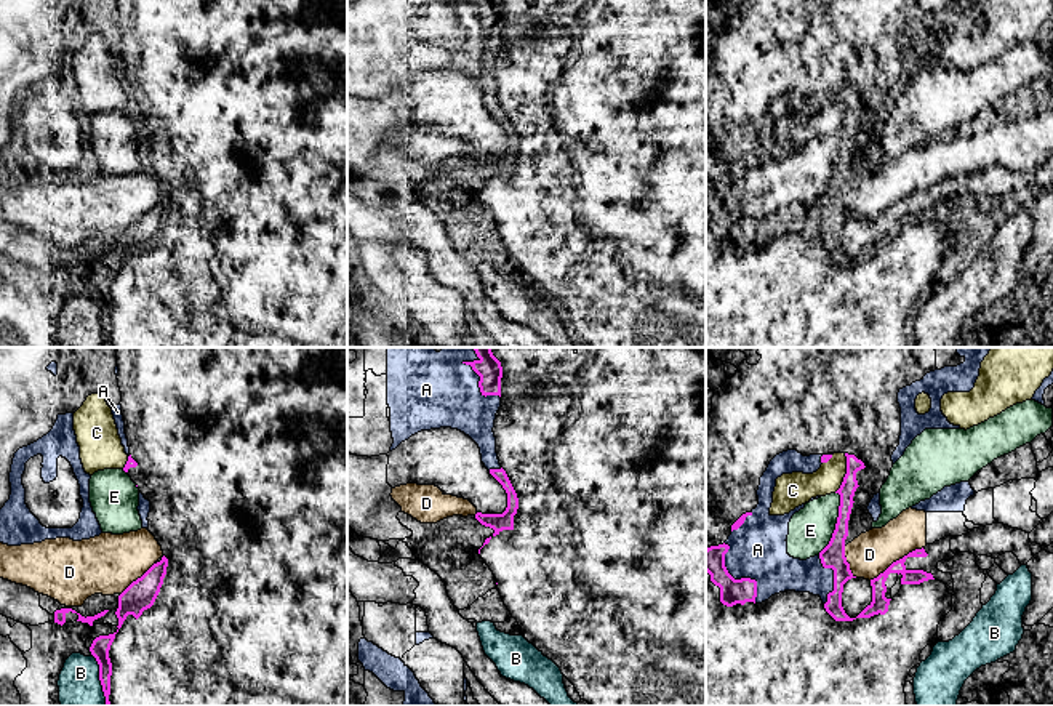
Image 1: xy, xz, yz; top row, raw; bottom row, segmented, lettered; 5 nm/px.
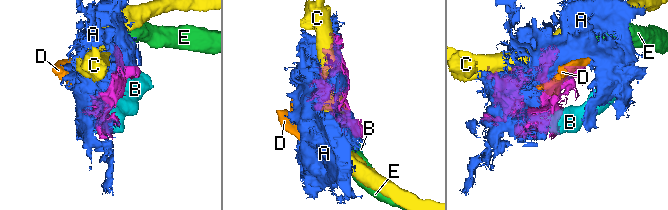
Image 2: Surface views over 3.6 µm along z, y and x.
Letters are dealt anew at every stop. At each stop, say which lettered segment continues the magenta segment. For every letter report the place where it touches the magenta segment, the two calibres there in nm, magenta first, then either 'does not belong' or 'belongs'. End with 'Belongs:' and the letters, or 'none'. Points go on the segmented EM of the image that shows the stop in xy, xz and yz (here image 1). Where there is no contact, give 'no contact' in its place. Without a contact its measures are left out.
A: xz (480, 378) | 120/380 nm | does not belong
B: xy (100, 679) | 100/220 nm | does not belong
C: yz (847, 473) | 80/150 nm | does not belong
D: yz (896, 561) | 90/220 nm | does not belong
E: yz (837, 522) | 120/220 nm | does not belong
Belongs: none

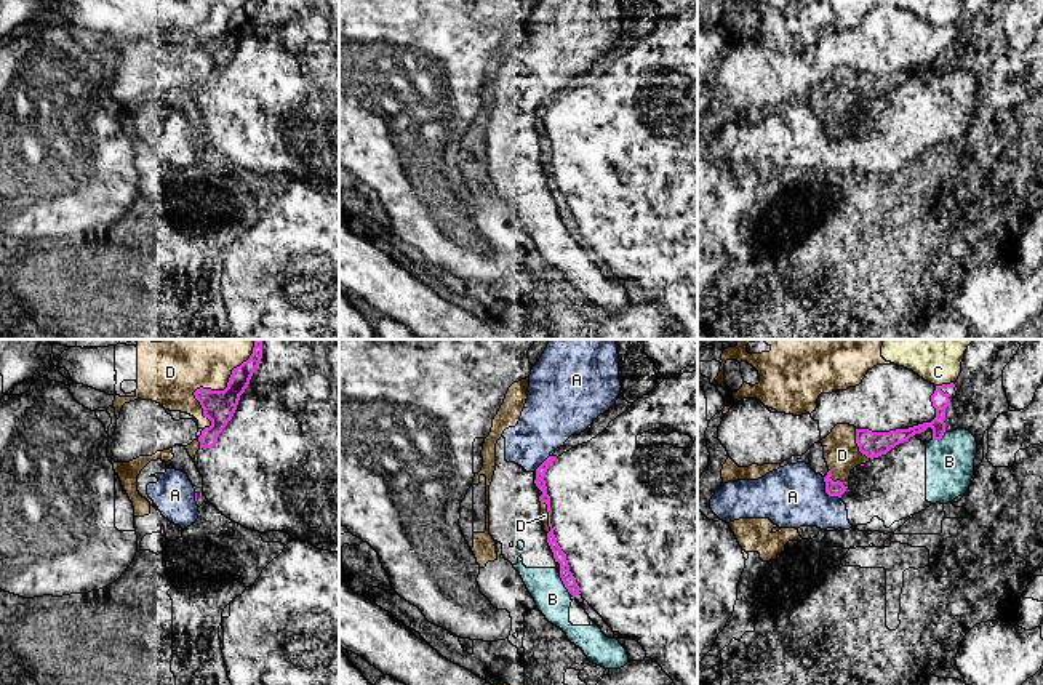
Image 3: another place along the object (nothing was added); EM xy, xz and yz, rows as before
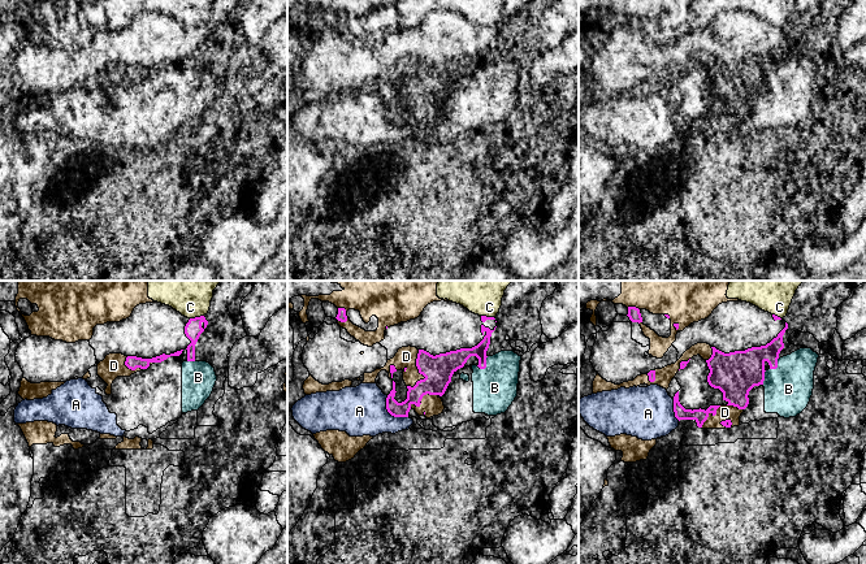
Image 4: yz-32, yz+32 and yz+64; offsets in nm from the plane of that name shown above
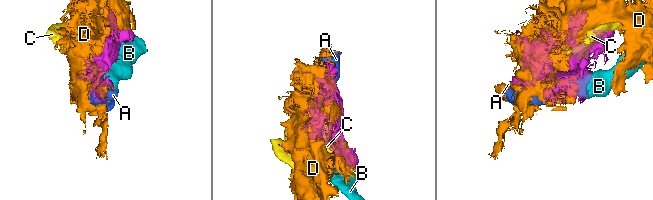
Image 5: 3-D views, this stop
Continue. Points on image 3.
A: yz (826, 492) | 80/320 nm | does not belong
B: xz (563, 583) | 70/180 nm | does not belong
C: yz (944, 384) | 90/360 nm | does not belong
D: xy (215, 391) | 160/400 nm | does not belong
Belongs: none

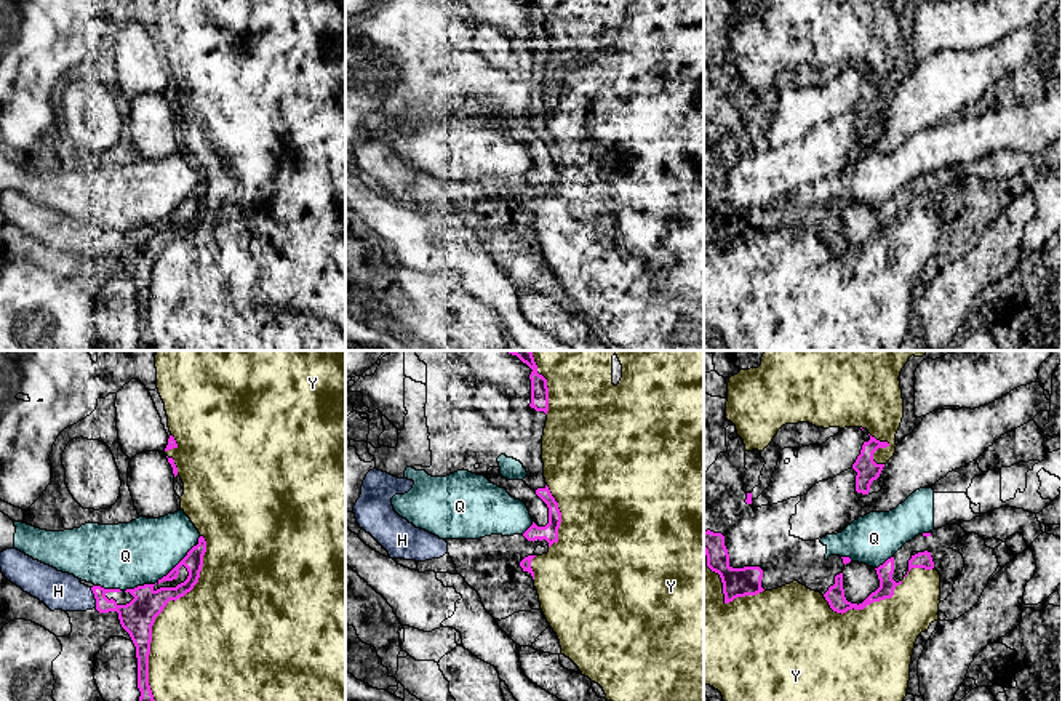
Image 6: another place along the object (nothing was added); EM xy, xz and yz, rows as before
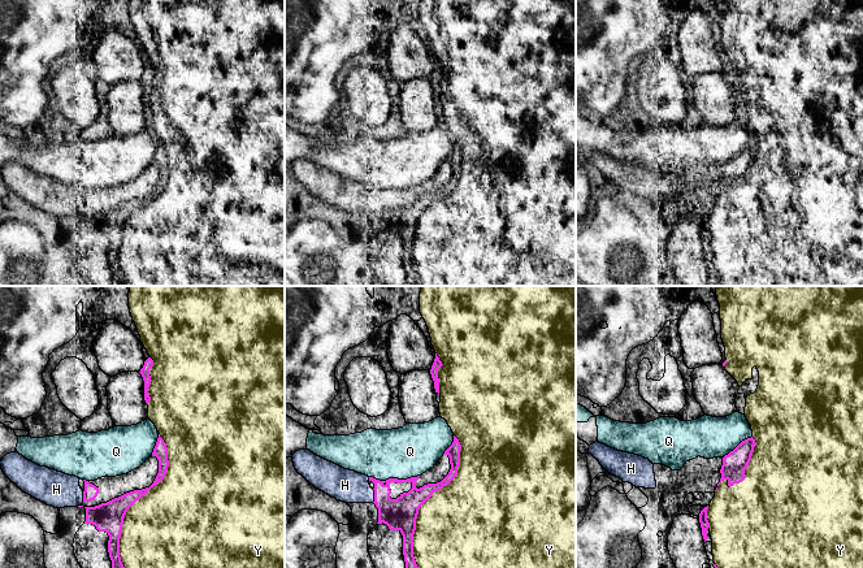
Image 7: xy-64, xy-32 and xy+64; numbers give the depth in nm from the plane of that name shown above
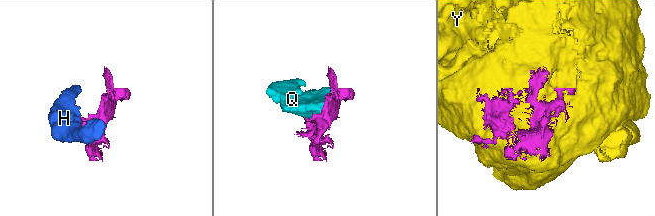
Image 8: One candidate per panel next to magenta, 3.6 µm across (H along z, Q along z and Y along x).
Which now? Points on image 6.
H: xy (95, 597) | 170/190 nm | does not belong
Q: xy (162, 578) | 170/320 nm | does not belong
Y: xy (160, 612) | 170/480 nm | belongs
Belongs: Y

